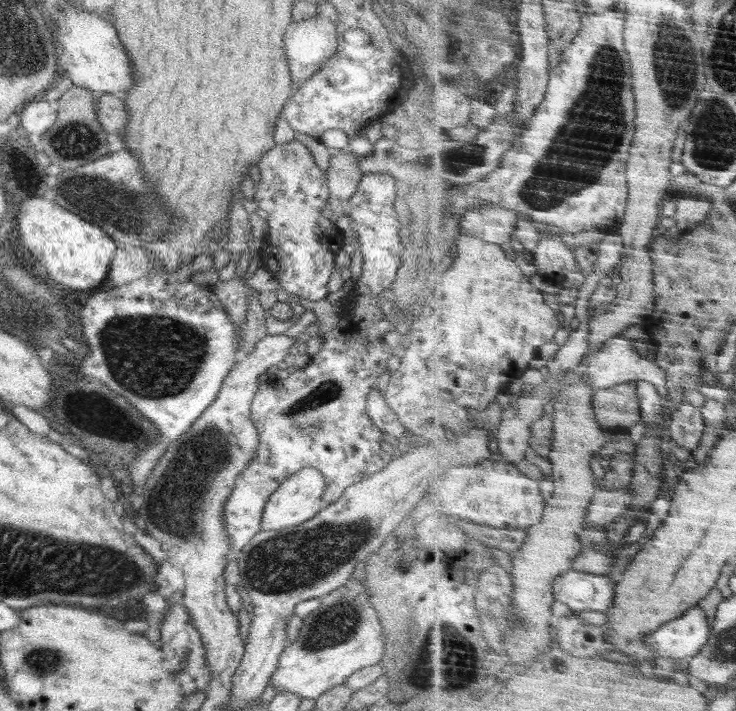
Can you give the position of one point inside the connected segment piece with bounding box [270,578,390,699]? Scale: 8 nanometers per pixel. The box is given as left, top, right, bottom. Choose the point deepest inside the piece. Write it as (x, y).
(343, 635)

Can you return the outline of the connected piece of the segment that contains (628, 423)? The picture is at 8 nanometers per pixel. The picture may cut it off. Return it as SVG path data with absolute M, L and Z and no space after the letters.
M639 380L598 391L595 395L595 410L604 432L627 431L642 422Z

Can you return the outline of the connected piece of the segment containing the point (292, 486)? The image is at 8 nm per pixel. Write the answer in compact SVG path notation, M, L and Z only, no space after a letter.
M304 467L298 472L290 475L286 481L268 497L263 510L261 521L262 531L282 530L290 526L297 526L306 523L317 516L317 512L326 508L328 502L322 498L326 490L326 479L318 469L314 467Z

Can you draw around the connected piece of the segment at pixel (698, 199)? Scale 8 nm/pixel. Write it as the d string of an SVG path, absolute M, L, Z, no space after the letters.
M706 194L703 196L692 195L676 202L677 211L674 218L682 232L694 231L694 228L698 228L708 218L708 214L715 206L712 198Z

